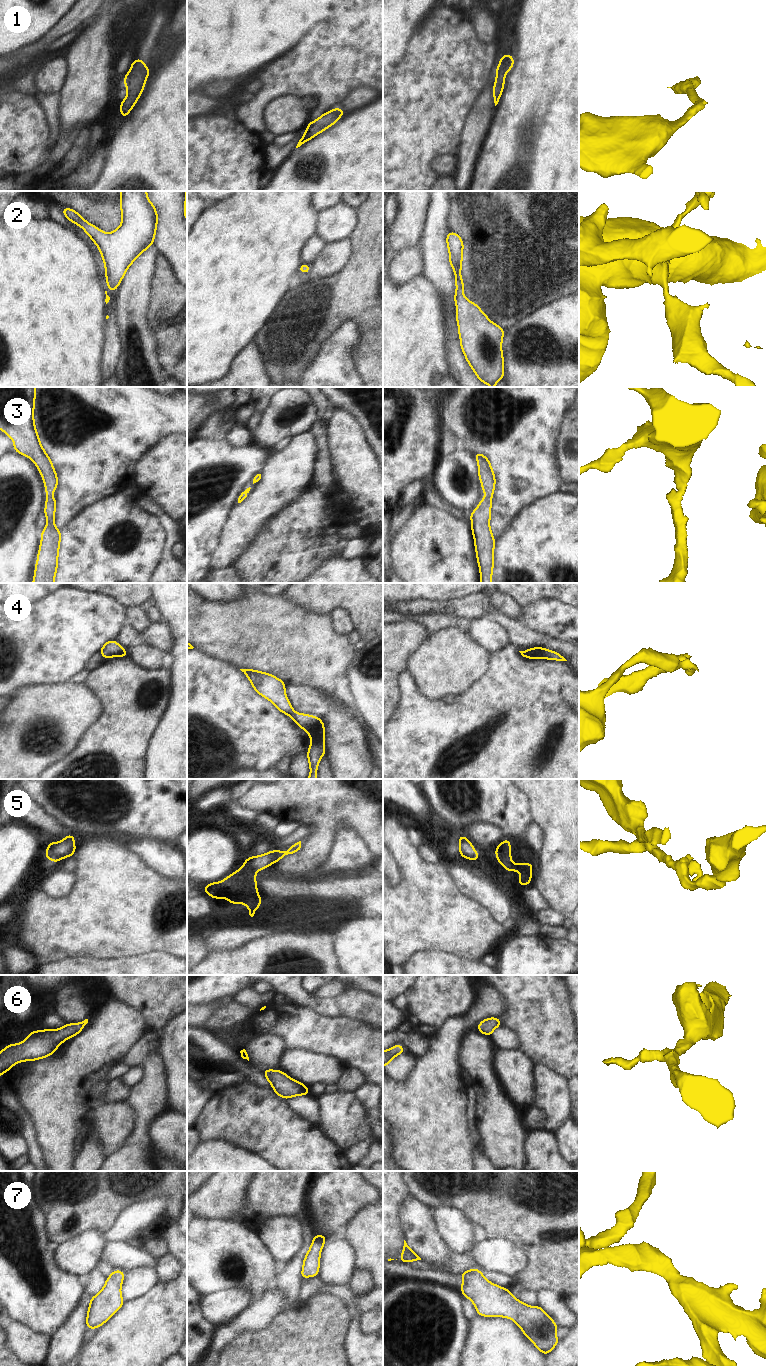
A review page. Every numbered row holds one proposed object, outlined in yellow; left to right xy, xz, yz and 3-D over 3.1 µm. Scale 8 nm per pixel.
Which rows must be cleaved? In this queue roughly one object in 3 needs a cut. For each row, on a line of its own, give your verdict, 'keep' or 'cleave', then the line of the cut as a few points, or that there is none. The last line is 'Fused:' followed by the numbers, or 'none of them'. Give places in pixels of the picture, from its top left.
1: keep | no cut
2: keep | no cut
3: keep | no cut
4: cleave | xz (322, 720), (316, 731), (310, 736)
5: keep | no cut
6: keep | no cut
7: keep | no cut
Fused: 4

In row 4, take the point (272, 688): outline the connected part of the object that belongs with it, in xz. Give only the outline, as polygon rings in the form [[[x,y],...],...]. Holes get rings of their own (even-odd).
[[[253,669],[240,670],[247,676],[259,695],[272,702],[280,712],[290,716],[307,734],[313,736],[316,733],[317,727],[323,720],[316,716],[295,712],[285,693],[286,684],[281,679]]]

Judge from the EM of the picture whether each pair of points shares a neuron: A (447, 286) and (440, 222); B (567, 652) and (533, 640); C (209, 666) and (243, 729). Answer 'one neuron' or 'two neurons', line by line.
A: one neuron
B: one neuron
C: one neuron

